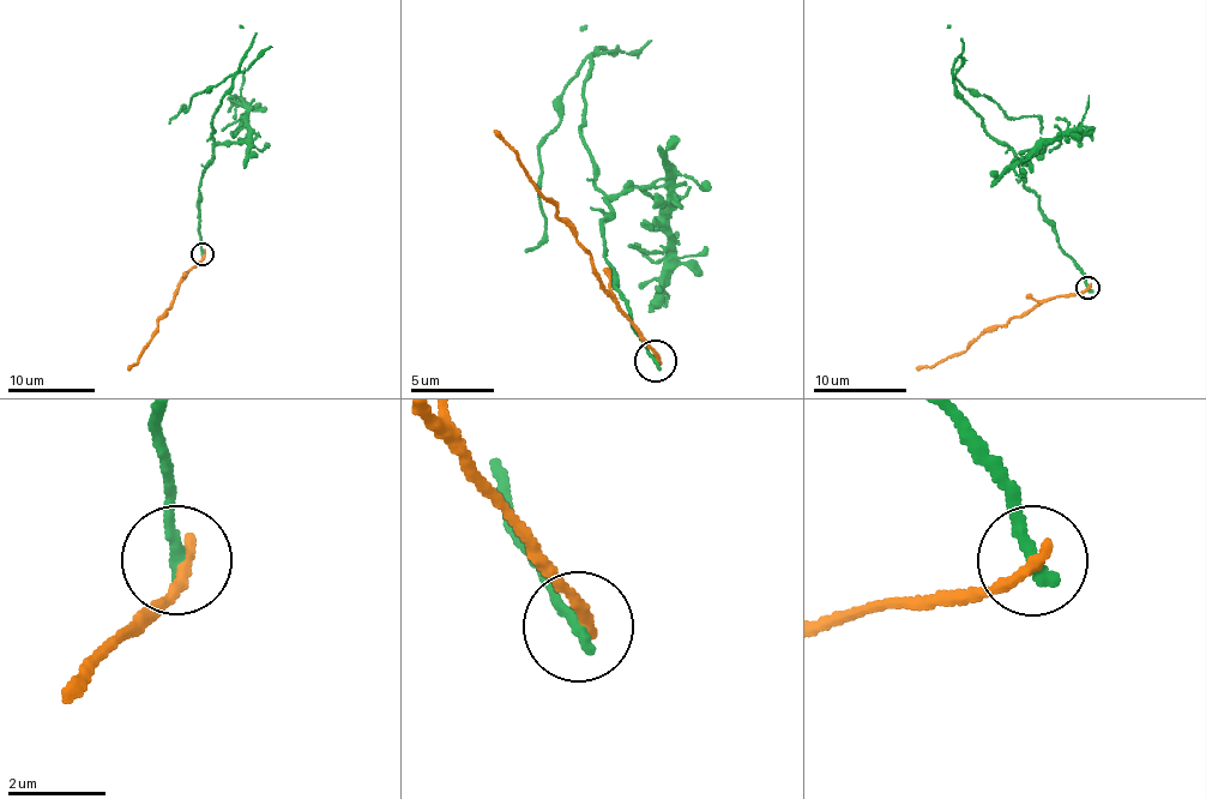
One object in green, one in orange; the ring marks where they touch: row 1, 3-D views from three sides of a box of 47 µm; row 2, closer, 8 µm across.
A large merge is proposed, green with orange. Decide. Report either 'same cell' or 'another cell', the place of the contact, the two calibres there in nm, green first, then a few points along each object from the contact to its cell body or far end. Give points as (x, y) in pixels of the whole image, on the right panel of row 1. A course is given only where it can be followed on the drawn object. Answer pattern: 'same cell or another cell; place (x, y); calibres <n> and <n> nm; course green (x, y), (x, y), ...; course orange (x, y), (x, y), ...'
another cell; place (1087, 287); calibres 320 and 260 nm; course green (1089, 288), (1025, 185), (1019, 158), (986, 131), (953, 83), (1013, 119), (1036, 115), (1041, 134); course orange (1089, 288), (1042, 301), (994, 325), (962, 353), (917, 370)

